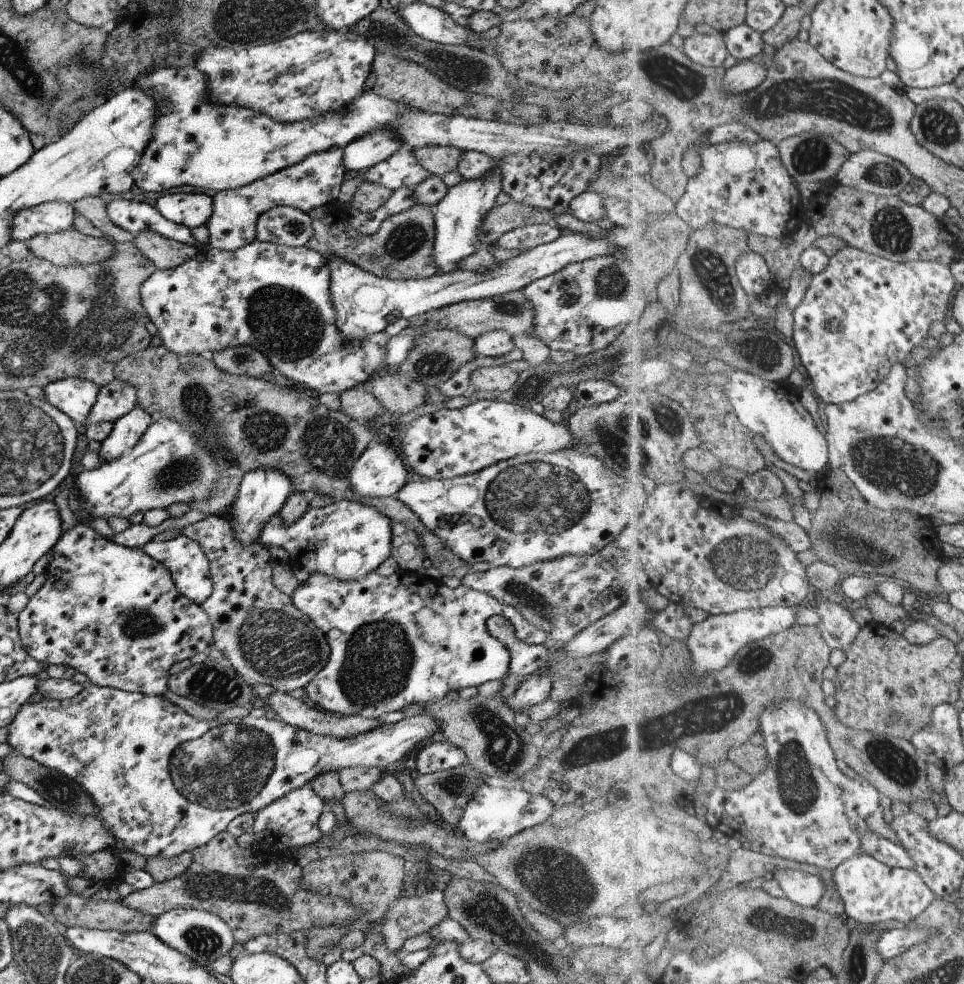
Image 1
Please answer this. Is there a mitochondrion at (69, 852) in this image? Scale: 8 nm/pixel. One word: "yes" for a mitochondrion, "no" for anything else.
no

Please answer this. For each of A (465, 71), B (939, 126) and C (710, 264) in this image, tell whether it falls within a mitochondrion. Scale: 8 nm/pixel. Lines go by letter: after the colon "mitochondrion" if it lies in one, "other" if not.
A: mitochondrion
B: mitochondrion
C: mitochondrion

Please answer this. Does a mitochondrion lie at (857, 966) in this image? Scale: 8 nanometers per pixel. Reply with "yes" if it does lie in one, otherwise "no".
yes

